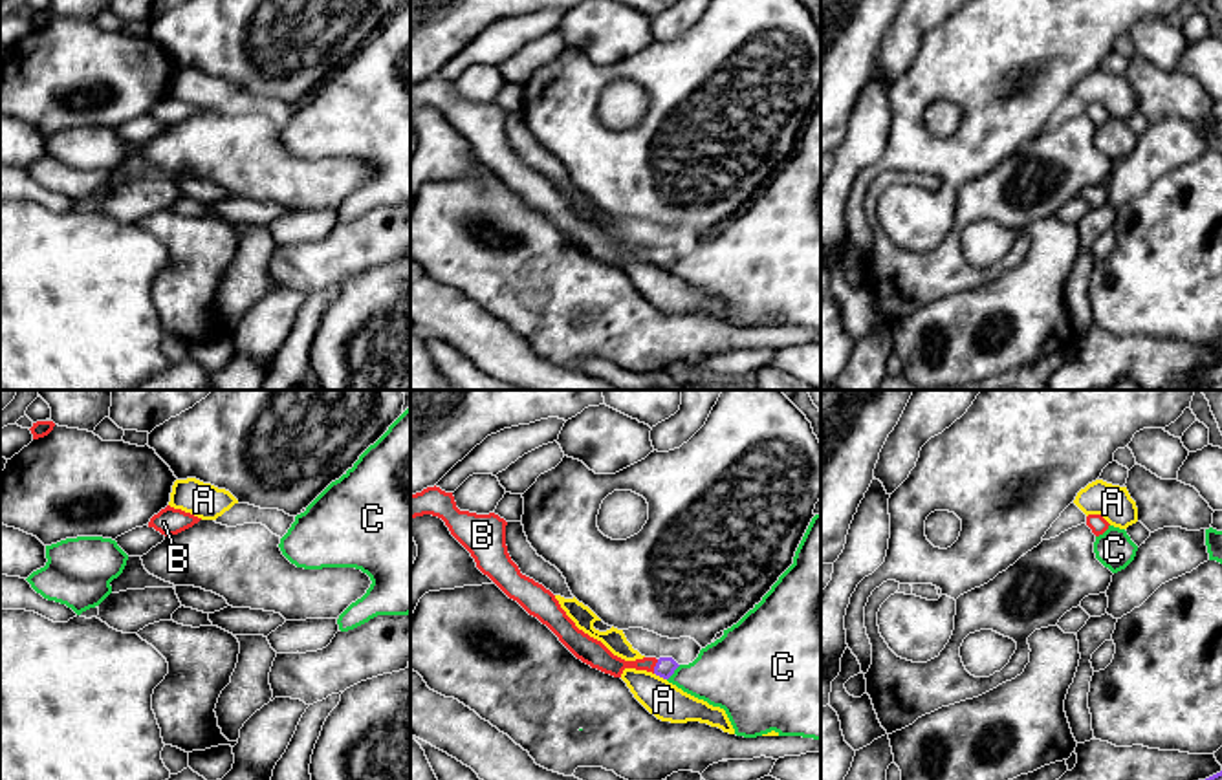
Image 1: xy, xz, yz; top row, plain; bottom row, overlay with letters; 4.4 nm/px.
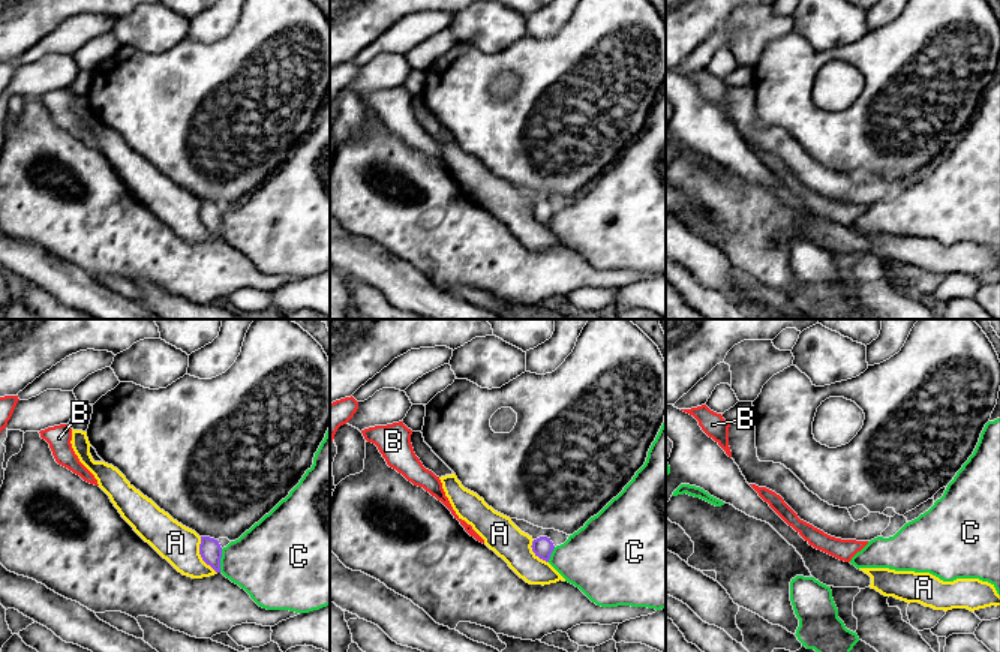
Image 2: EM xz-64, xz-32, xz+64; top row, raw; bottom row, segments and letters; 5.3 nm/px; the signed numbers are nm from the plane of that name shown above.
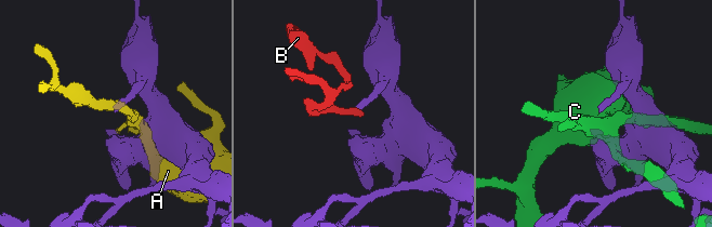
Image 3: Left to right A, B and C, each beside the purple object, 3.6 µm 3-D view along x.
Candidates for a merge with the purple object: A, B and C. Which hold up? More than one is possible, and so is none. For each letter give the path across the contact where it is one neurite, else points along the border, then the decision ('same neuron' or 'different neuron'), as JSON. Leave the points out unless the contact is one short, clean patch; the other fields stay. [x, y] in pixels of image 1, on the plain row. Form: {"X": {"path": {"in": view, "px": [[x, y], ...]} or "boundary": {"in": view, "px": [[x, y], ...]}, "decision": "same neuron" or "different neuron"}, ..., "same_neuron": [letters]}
{"A": {"decision": "different neuron"}, "B": {"path": {"in": "xz", "px": [[665, 257], [654, 257], [612, 255], [600, 246]]}, "decision": "same neuron"}, "C": {"decision": "different neuron"}, "same_neuron": ["B"]}

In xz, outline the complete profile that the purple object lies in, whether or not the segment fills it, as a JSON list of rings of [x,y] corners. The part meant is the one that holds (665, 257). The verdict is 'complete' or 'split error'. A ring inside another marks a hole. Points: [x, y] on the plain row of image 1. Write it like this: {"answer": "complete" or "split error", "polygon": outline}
{"answer": "split error", "polygon": [[[436,75],[410,84],[410,112],[423,104],[442,108],[451,125],[471,143],[476,157],[529,205],[546,214],[577,249],[592,258],[614,267],[621,267],[625,258],[636,258],[669,269],[680,256],[672,247],[625,251],[614,245],[601,231],[579,220],[555,185],[522,165],[511,150],[506,135],[507,112],[498,104],[460,101],[453,82],[445,82]]]}

